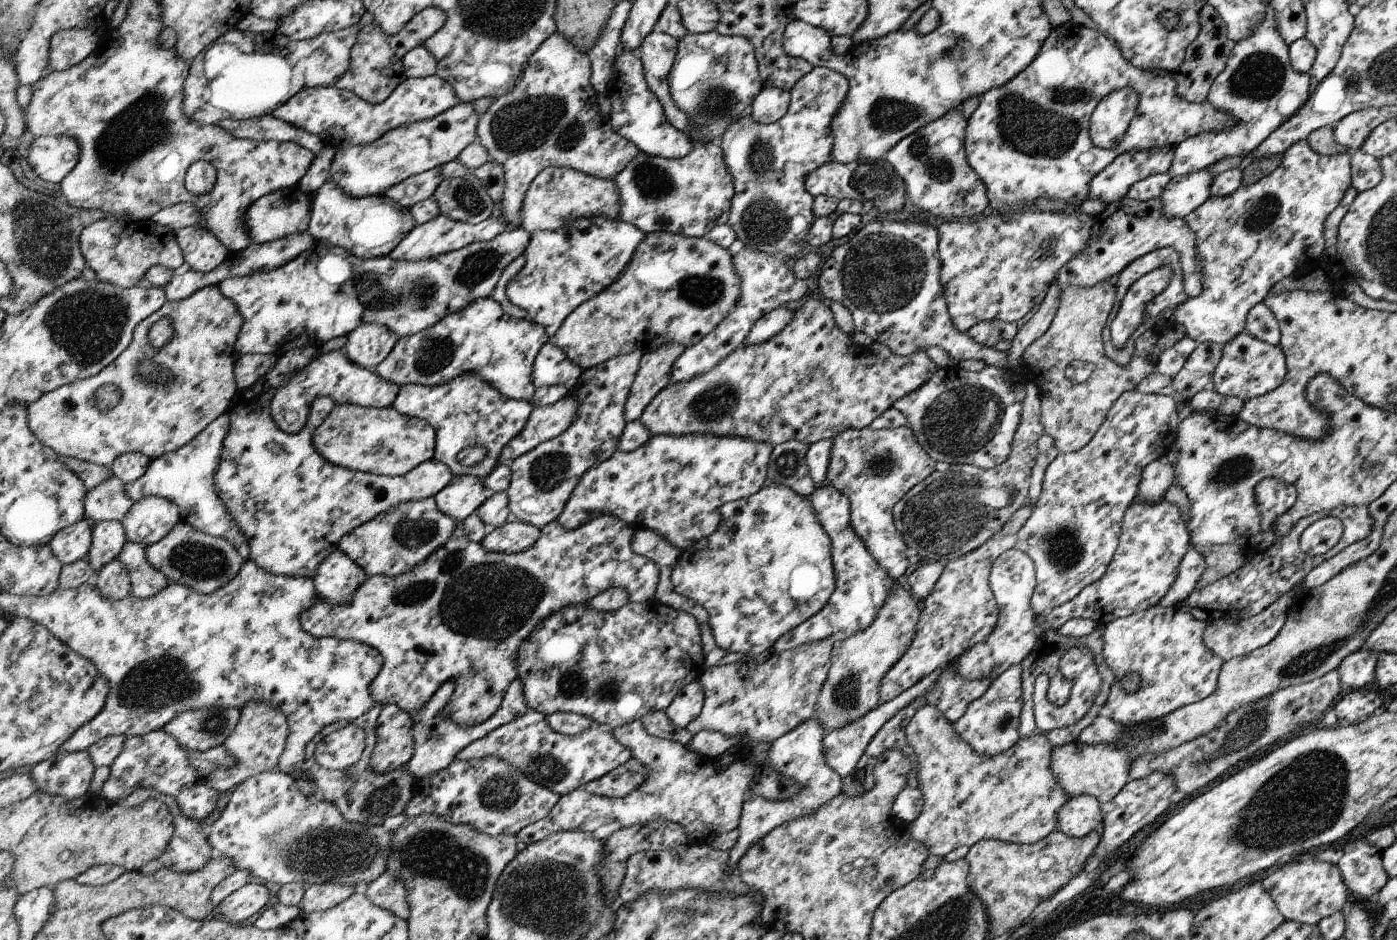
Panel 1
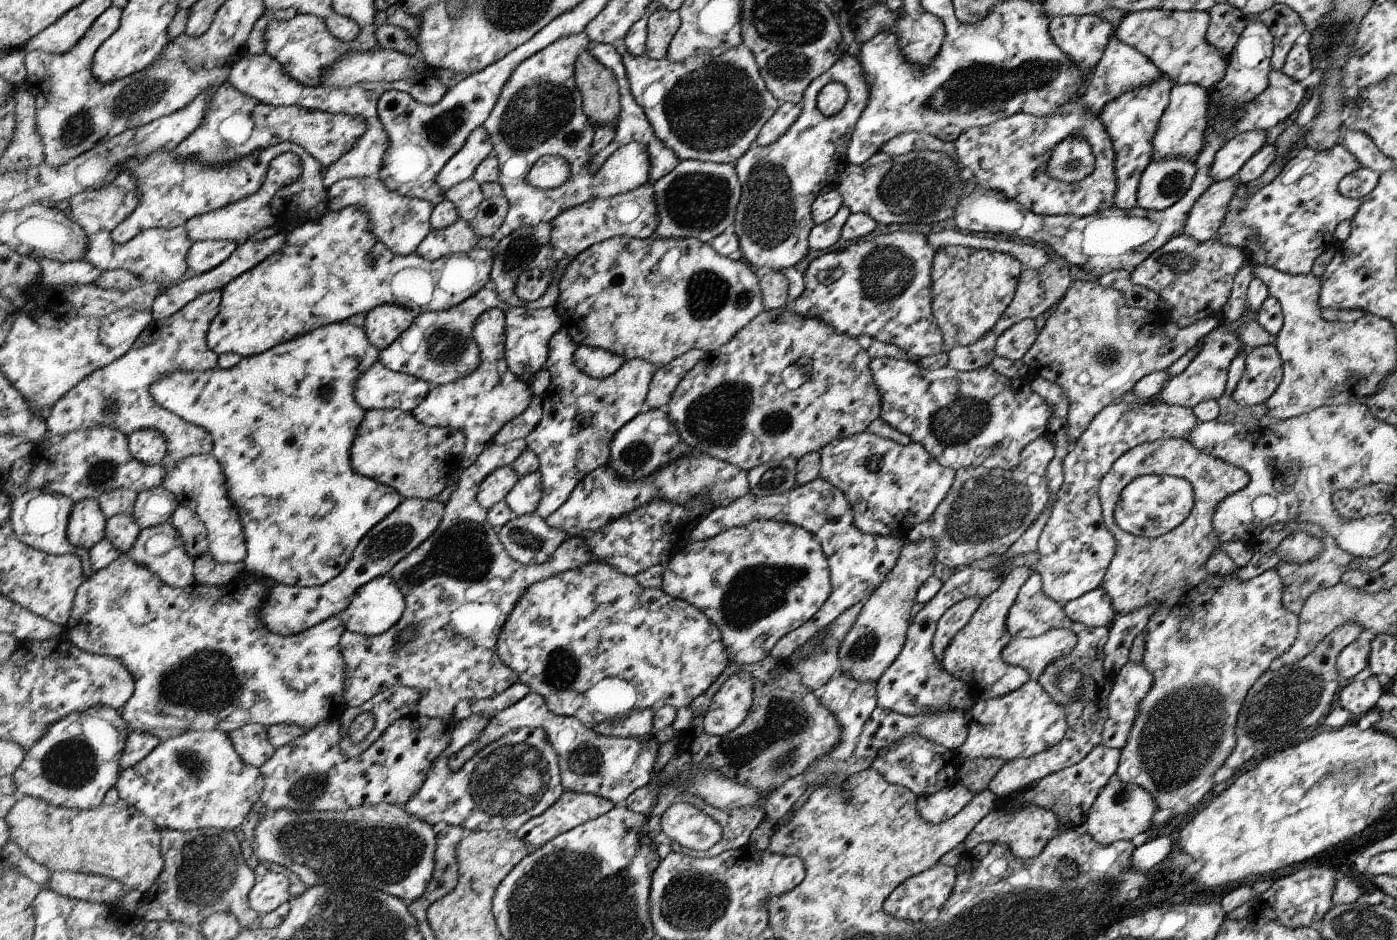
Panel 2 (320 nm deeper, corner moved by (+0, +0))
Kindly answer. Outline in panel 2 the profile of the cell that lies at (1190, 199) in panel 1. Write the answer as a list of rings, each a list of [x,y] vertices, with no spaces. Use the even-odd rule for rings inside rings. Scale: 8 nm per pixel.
[[[1254,130],[1246,134],[1237,134],[1225,141],[1222,148],[1214,154],[1214,162],[1210,168],[1210,176],[1214,183],[1236,178],[1242,166],[1266,145],[1266,133],[1264,130]]]

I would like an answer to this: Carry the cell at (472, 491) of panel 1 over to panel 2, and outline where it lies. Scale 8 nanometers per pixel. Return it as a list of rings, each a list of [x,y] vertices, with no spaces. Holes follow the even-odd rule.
[[[511,465],[494,470],[481,484],[478,486],[478,497],[476,502],[487,511],[506,498],[508,492],[512,490],[512,486],[516,484],[518,477]]]

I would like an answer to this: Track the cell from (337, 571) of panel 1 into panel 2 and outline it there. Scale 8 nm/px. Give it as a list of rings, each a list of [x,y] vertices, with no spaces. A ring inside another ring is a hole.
[[[387,573],[374,578],[374,581],[368,582],[365,586],[360,586],[348,608],[342,610],[337,618],[345,622],[346,630],[358,634],[359,637],[372,637],[390,630],[396,622],[401,621],[403,613],[405,613],[405,596]]]

